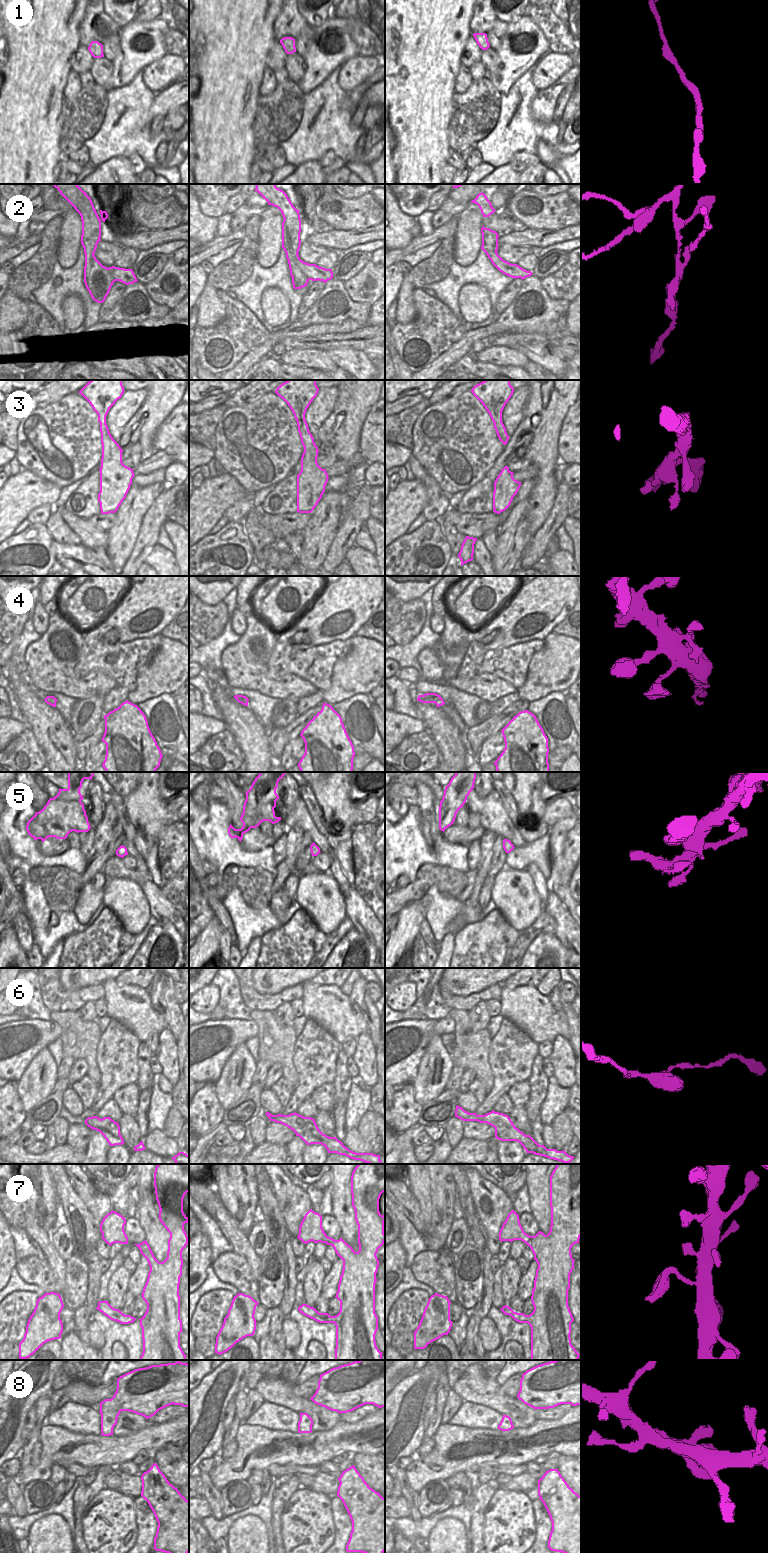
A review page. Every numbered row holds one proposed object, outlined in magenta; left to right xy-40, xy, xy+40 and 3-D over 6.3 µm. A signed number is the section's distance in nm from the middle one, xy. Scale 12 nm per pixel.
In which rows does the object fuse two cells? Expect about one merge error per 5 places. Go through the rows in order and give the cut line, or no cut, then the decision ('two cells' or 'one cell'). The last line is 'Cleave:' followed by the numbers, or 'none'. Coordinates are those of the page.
1: no cut; one cell
2: cut in xy along (296, 252), (296, 264), (310, 279); two cells
3: no cut; one cell
4: no cut; one cell
5: no cut; one cell
6: no cut; one cell
7: no cut; one cell
8: no cut; one cell
Cleave: 2

